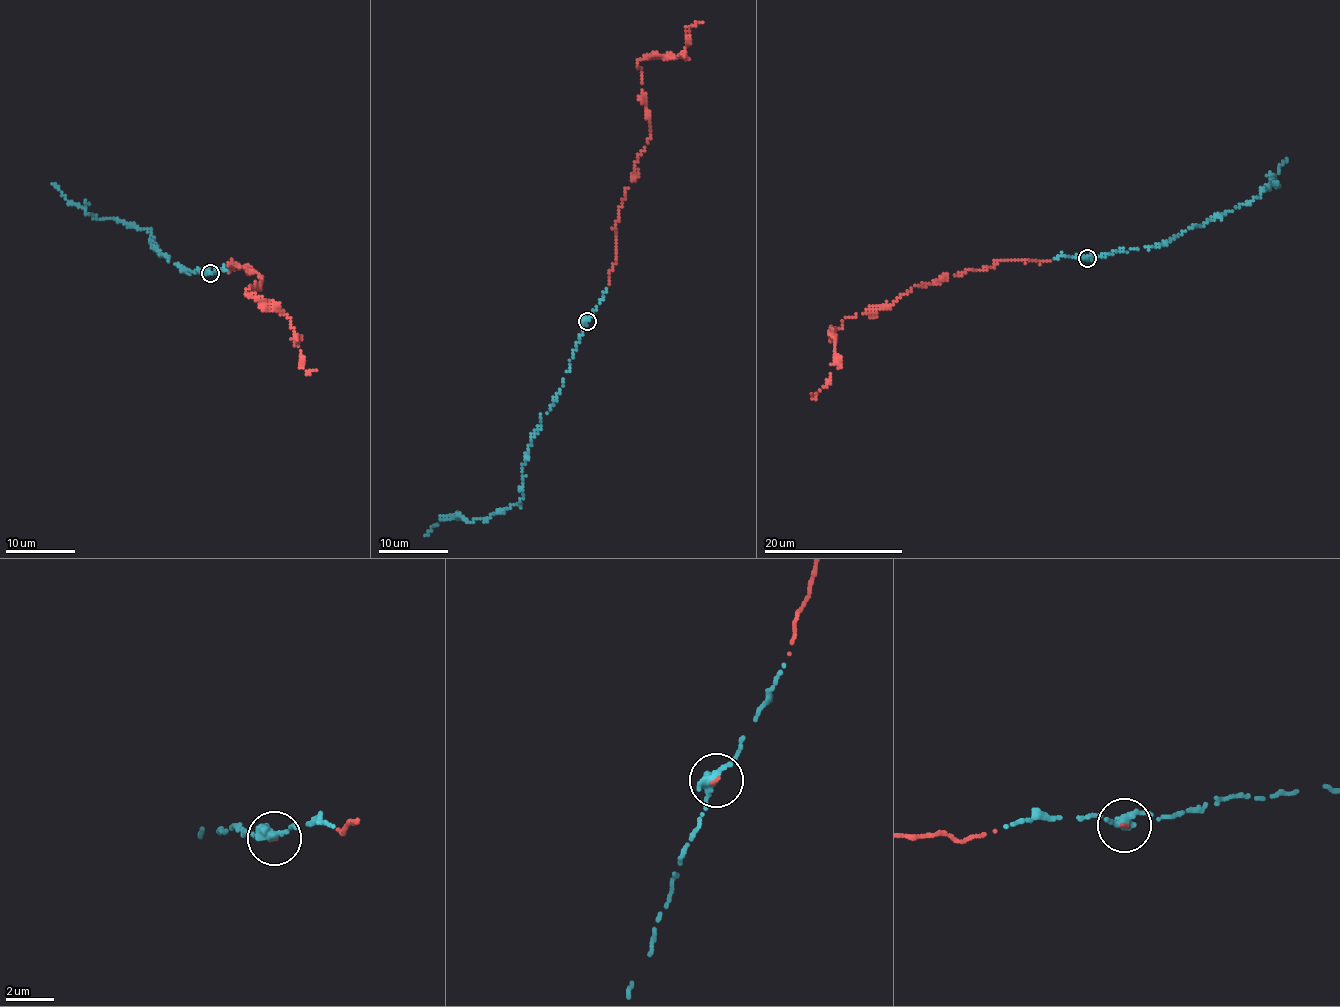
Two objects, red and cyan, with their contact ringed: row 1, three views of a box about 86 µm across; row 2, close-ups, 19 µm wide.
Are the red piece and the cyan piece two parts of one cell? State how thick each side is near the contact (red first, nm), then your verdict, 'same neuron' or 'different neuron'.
100/360 nm | same neuron

